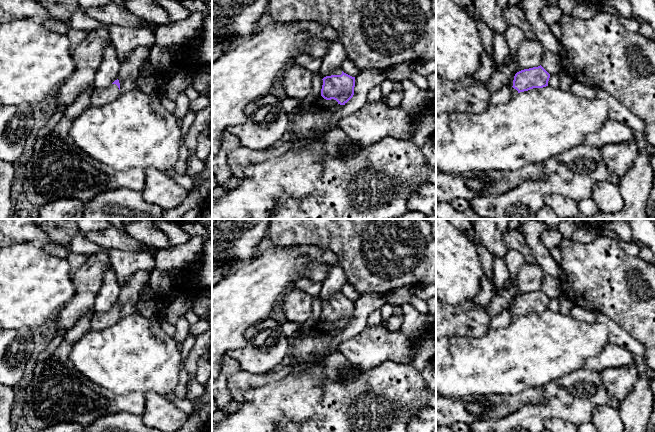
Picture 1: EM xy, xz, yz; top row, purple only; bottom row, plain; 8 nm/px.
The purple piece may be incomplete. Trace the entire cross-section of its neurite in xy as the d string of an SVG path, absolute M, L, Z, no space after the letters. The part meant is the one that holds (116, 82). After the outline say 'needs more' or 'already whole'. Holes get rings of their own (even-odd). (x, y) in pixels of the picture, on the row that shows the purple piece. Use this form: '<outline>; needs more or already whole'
M118 79L104 89L94 88L90 106L100 107L115 100L120 95L119 90L120 83Z; needs more

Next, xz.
M341 69L334 70L324 77L321 96L326 100L334 99L345 105L354 95L355 77L344 73Z; needs more

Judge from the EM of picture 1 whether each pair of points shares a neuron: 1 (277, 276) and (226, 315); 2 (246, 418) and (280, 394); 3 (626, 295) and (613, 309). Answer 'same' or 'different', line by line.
1: same
2: same
3: same

